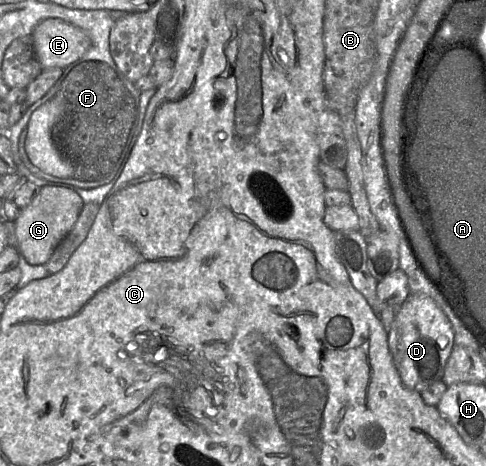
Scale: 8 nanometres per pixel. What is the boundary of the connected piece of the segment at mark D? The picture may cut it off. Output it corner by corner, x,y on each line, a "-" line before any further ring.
409,295
400,306
388,332
388,346
402,383
420,393
432,383
442,380
454,348
454,332
446,315
431,298

